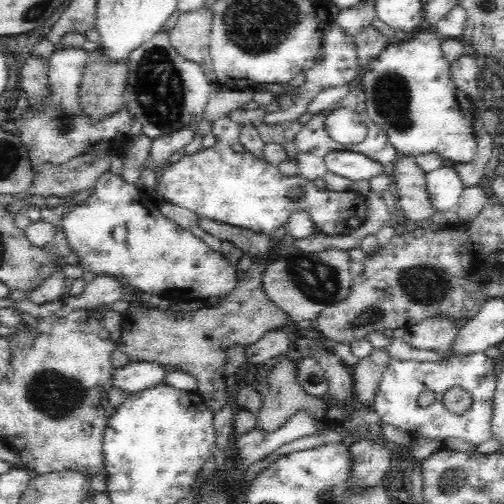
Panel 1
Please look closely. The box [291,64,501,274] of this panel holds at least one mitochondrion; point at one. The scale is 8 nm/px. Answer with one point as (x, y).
(390, 98)

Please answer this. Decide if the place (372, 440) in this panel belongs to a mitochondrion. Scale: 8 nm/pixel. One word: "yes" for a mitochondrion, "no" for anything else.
no

